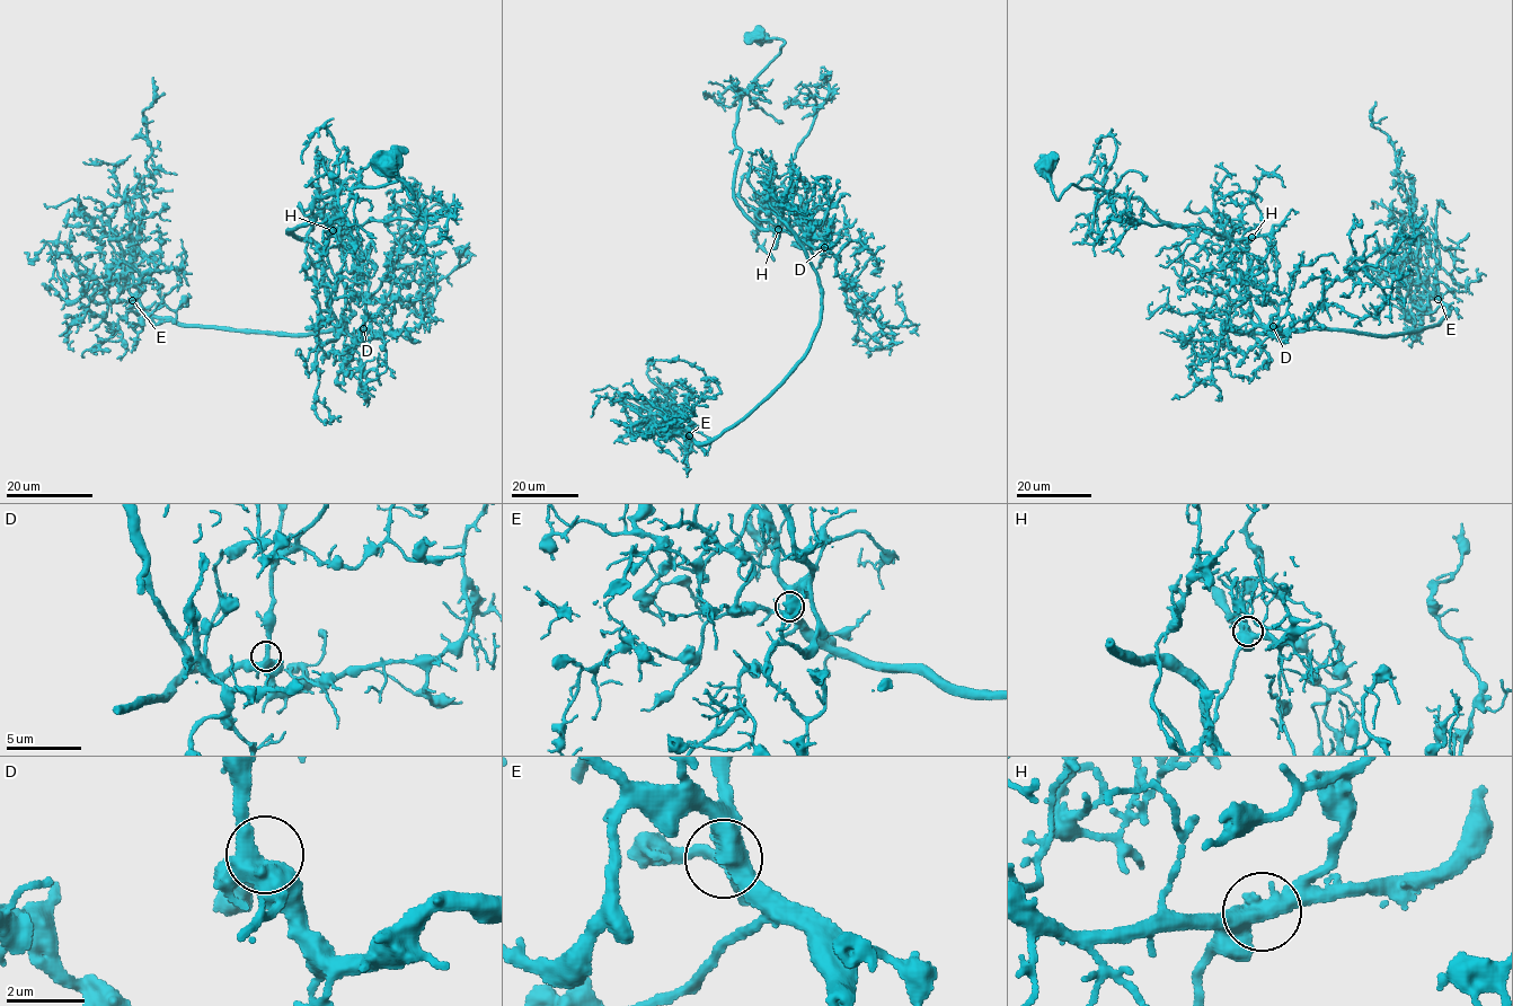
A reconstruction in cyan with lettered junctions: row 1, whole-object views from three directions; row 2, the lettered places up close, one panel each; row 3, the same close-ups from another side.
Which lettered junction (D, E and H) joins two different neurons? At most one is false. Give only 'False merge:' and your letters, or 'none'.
False merge: H

